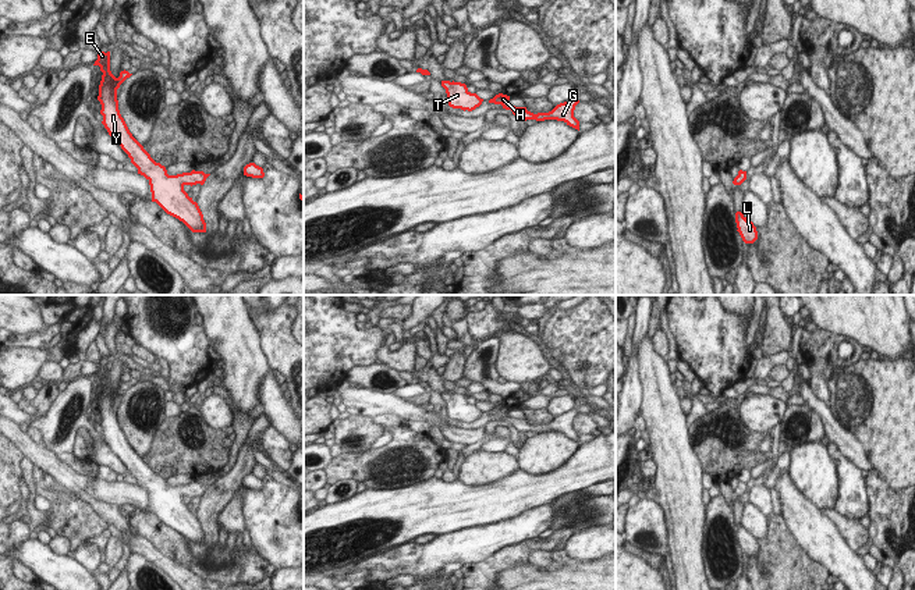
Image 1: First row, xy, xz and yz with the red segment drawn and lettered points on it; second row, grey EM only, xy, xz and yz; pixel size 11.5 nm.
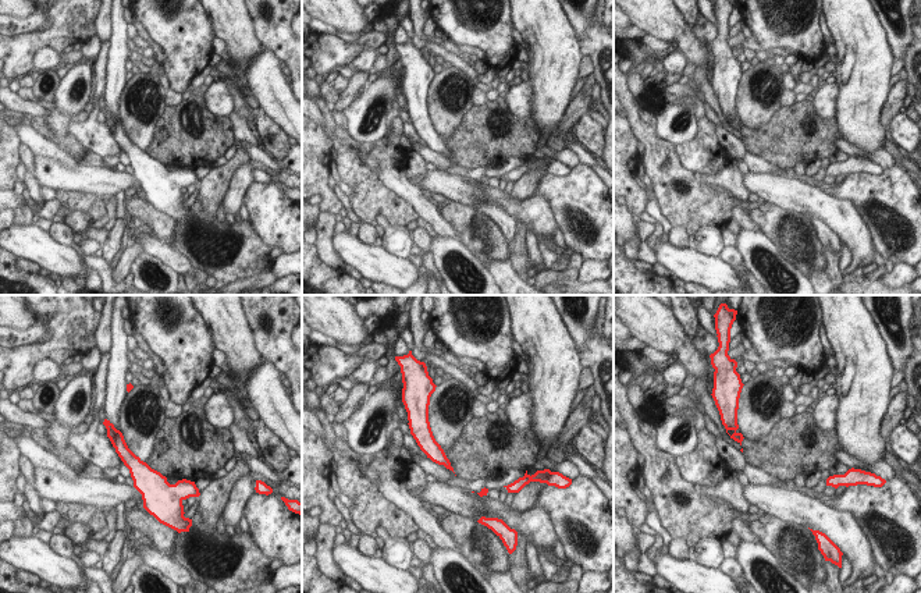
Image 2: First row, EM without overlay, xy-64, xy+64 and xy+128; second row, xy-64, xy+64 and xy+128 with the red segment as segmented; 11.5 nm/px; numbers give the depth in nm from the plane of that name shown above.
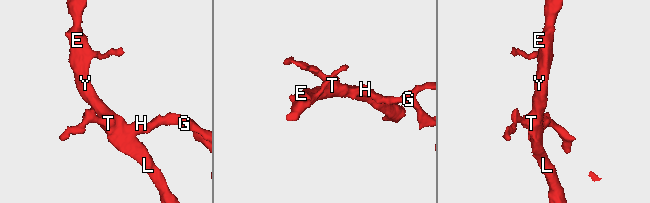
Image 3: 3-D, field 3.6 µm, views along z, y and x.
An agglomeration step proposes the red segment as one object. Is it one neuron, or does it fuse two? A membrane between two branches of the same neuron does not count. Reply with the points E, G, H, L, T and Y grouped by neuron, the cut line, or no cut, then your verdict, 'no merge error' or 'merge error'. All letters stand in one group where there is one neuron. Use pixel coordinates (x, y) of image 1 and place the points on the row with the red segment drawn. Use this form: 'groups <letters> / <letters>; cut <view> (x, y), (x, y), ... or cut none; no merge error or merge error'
groups E G H L T Y; cut none; no merge error

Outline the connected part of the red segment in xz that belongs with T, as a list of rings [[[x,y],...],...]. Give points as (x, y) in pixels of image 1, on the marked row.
[[[441,81],[441,86],[446,89],[447,103],[453,109],[472,111],[483,102],[476,93],[471,93],[465,83]]]

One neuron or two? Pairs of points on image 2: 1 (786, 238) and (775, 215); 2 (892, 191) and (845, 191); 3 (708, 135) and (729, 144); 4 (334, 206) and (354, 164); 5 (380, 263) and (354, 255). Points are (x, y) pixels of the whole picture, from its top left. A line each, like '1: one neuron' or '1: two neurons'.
1: one neuron
2: one neuron
3: two neurons
4: two neurons
5: one neuron

